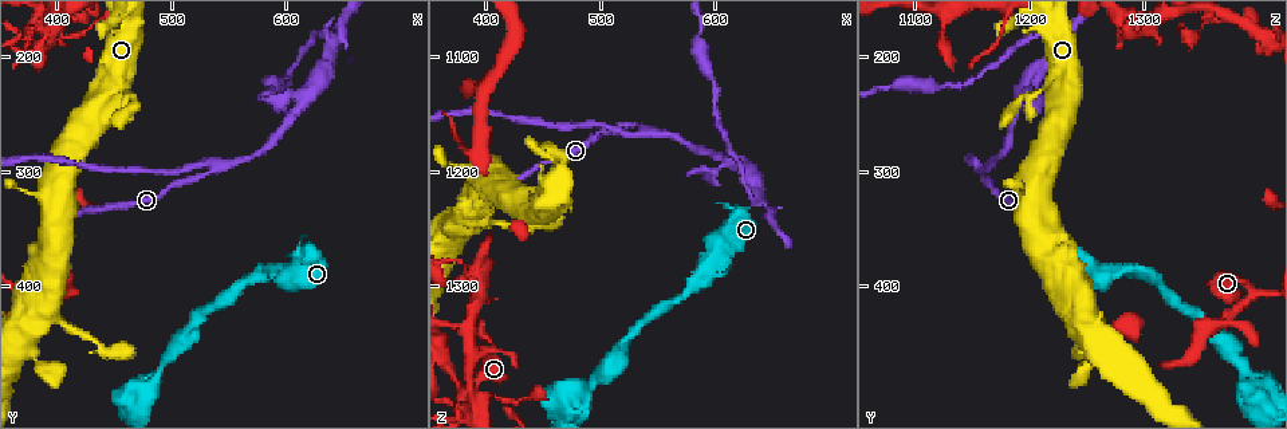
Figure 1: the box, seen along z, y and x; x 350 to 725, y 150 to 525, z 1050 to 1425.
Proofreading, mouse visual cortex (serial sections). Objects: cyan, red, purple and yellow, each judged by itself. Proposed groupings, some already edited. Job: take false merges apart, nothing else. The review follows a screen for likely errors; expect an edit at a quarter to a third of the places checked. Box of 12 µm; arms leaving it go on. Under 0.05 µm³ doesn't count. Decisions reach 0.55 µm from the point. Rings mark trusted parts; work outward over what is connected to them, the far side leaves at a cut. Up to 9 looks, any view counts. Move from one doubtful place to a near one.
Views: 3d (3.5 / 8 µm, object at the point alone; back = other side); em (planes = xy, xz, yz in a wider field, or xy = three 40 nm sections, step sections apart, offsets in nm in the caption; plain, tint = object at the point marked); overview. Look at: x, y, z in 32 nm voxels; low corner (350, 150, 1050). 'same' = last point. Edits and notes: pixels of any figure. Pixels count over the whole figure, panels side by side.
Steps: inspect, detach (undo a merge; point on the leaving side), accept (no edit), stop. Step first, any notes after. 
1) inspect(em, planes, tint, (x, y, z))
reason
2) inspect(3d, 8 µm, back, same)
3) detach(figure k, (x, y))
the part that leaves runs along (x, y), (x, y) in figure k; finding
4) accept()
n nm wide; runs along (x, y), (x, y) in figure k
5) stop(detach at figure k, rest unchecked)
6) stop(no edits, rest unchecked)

inspect(3d, 3.5 µm, (542, 296, 1164))
a fork

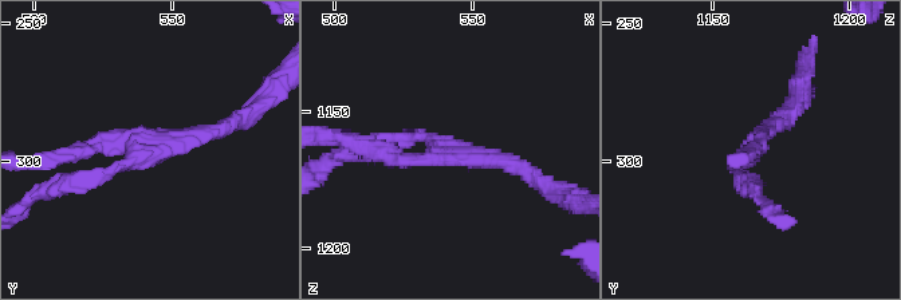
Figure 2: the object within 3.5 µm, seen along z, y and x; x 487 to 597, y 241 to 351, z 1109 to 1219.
inspect(em, planes, tint, (539, 298, 1163))
3 arms; arms of 200, 200, 250 nm; shape alone is not enough

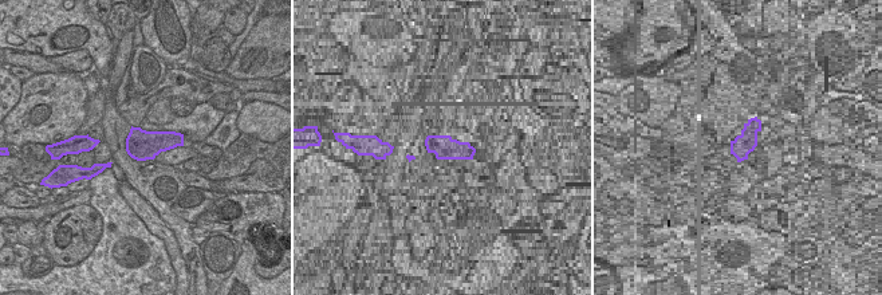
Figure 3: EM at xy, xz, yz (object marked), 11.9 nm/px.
accept()
runs along (66, 184), (221, 130) in figure 2; all the same cell

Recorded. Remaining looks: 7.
inspect(3d, 8 µm, (446, 454, 1246))
sudden change in width

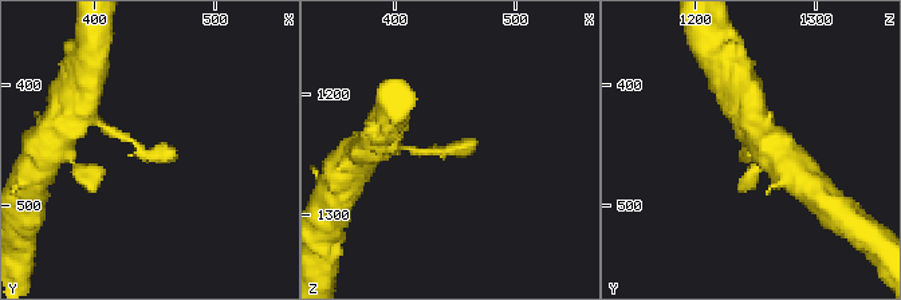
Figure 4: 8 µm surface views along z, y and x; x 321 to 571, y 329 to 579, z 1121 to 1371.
inspect(em, xy, step 2, tint, (446, 454, 1244))

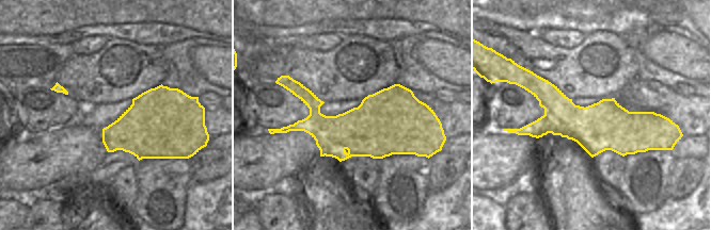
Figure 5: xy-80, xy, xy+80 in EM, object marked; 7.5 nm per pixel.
accept()
runs along (113, 129), (153, 154), (172, 146) in figure 4; all the same cell

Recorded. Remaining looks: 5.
inspect(3d, 8 µm, (378, 404, 1394))
three-way junction

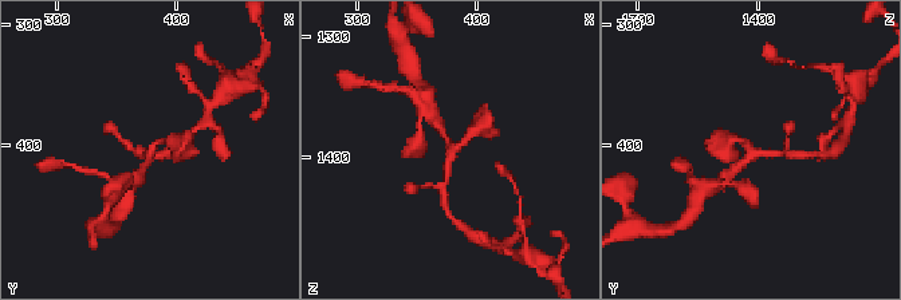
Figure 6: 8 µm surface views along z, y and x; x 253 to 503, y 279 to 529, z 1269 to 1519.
inspect(em, xy, step 2, tint, (378, 404, 1394))
3 arms; arms of 200, 200, 300 nm

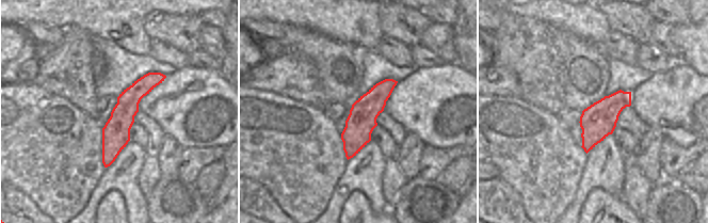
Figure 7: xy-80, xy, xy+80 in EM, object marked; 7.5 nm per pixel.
accept()
runs along (161, 77), (128, 102), (107, 163) in figure 7; continuous, no second cell

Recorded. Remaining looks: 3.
inspect(3d, 3.5 µm, (640, 196, 1220))
abrupt turn

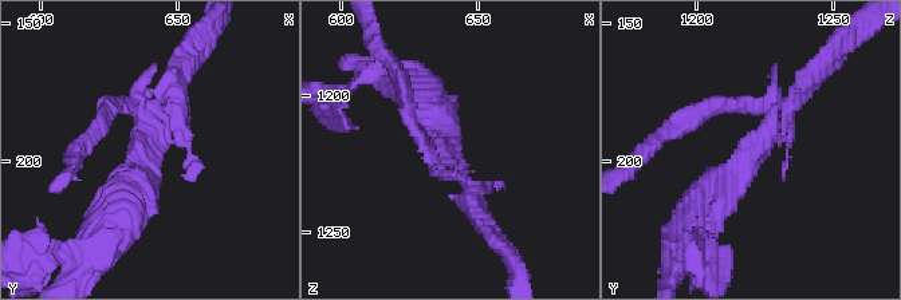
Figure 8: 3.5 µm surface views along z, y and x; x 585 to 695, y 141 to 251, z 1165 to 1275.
inspect(em, xy, step 5, tint, (637, 194, 1224))

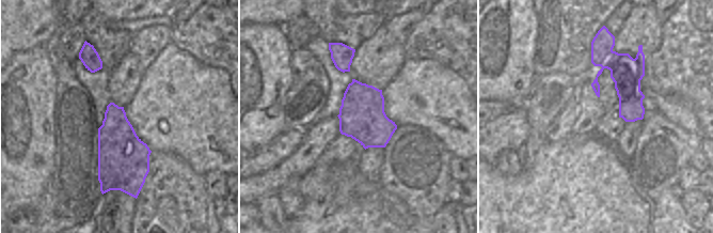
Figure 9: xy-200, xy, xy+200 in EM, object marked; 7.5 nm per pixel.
detach(figure 8, (413, 127))
the part that leaves runs along (770, 107), (722, 103), (673, 129) in figure 8; two cells meet here

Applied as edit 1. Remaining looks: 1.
stop(detach at figure 8, rest unchecked)

